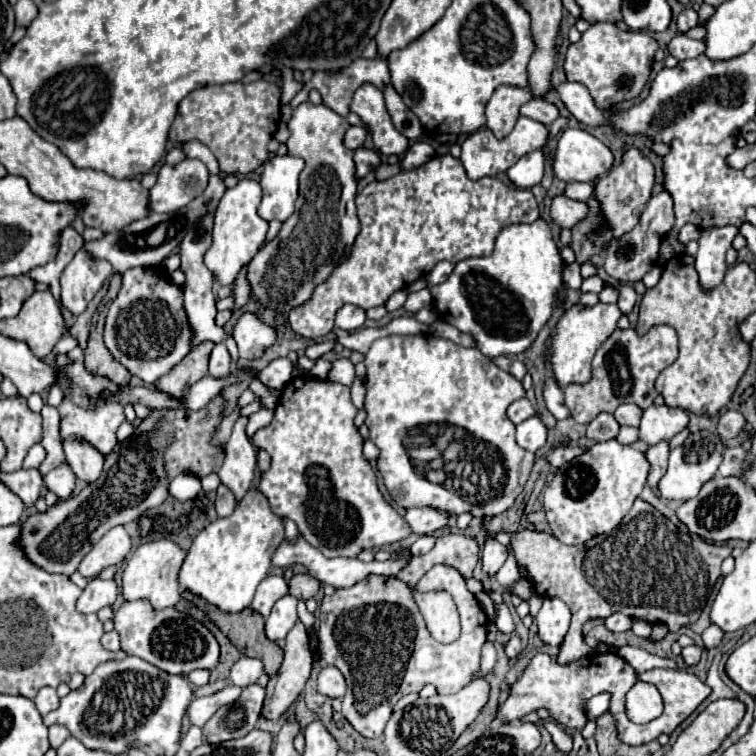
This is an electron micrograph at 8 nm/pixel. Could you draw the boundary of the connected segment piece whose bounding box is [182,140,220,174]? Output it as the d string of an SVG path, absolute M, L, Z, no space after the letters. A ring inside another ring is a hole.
M192 140L192 142L186 142L182 148L184 148L184 154L186 154L188 158L198 158L198 160L202 160L202 162L208 166L208 172L210 172L210 174L220 174L216 156L214 156L202 142Z

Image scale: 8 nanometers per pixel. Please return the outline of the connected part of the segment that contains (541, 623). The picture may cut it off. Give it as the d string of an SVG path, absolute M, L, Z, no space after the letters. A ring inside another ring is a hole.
M544 598L544 604L536 614L536 624L544 644L560 646L570 628L570 610L558 598Z

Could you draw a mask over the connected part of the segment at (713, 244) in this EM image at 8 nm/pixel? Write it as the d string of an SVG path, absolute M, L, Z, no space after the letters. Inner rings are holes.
M722 226L722 228L706 228L698 240L700 250L696 254L696 270L700 276L700 284L704 288L716 288L726 272L726 252L732 246L738 228Z

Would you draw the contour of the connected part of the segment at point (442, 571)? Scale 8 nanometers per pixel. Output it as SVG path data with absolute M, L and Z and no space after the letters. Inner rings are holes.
M434 566L430 572L424 574L426 580L420 580L416 588L420 592L428 590L448 590L454 596L454 602L460 612L462 620L462 634L452 644L440 644L432 640L424 618L412 598L410 588L398 580L388 576L368 576L360 580L358 584L350 588L340 588L332 596L324 596L320 606L320 628L318 628L318 640L320 640L320 654L332 656L330 662L344 674L346 678L346 696L342 700L342 714L352 724L356 732L360 732L364 738L380 738L382 730L392 714L392 706L400 696L406 696L410 692L420 692L426 684L434 684L438 692L442 694L454 694L466 684L472 682L474 672L480 664L480 648L486 642L486 628L488 620L482 612L476 596L466 588L464 578L450 566Z

